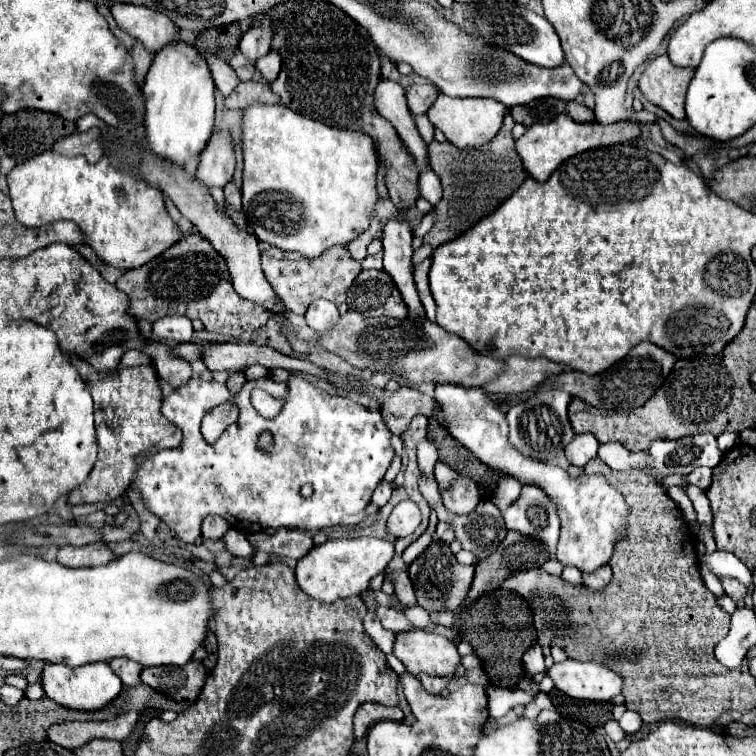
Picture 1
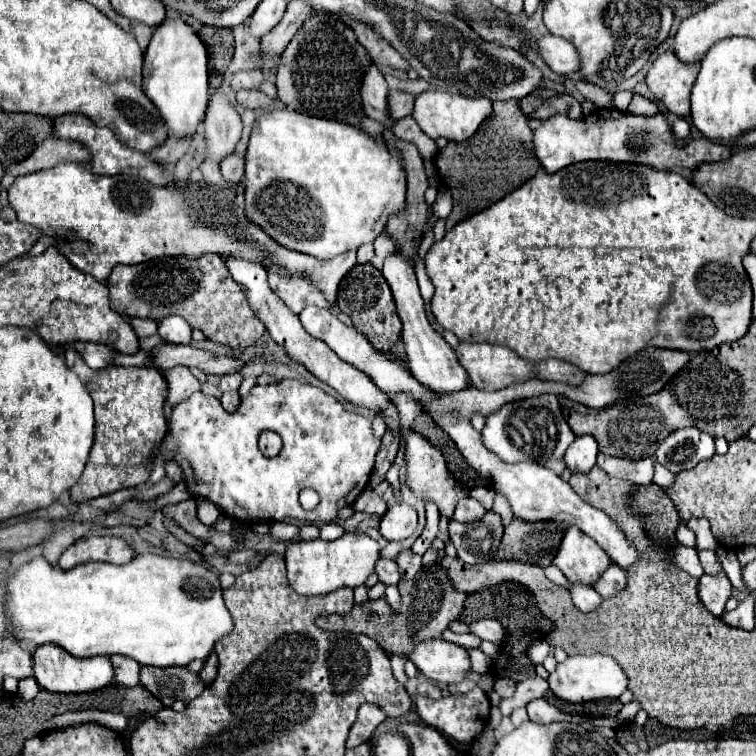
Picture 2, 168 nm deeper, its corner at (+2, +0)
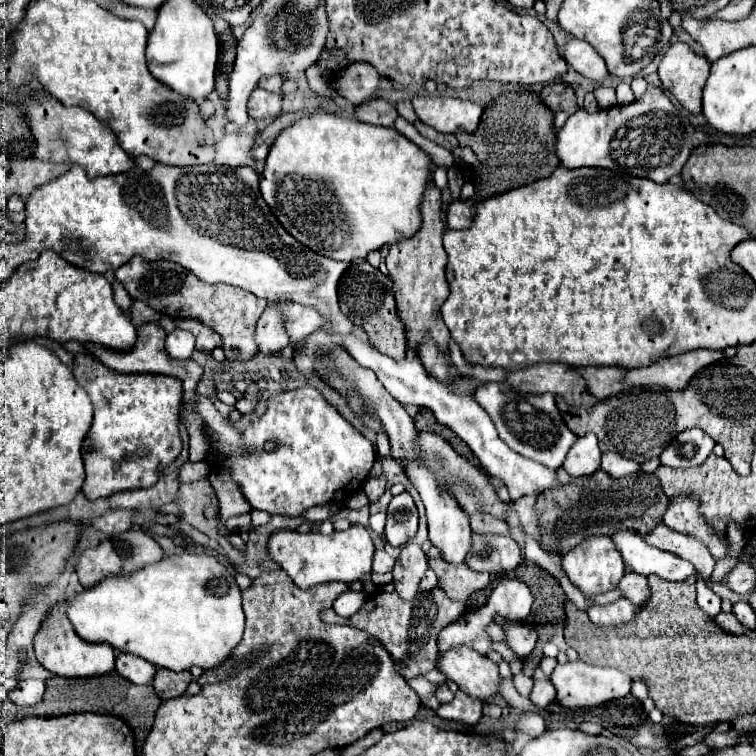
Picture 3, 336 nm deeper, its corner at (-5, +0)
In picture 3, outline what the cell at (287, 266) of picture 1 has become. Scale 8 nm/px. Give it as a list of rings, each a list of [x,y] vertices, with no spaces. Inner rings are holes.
[[[278,302],[268,304],[264,314],[260,316],[256,328],[256,344],[264,354],[276,354],[290,344],[288,334],[284,332],[284,320],[278,312]]]

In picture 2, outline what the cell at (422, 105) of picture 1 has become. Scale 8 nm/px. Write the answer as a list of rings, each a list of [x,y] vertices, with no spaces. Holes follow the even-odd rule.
[[[391,92],[389,94],[389,114],[393,114],[395,120],[401,120],[413,112],[415,96],[409,92]]]

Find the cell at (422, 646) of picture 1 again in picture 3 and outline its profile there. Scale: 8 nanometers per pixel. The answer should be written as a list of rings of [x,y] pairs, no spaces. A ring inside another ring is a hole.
[[[460,646],[448,650],[438,658],[438,670],[476,700],[484,702],[500,696],[502,678],[498,674],[498,666],[486,656],[472,652],[472,648]]]

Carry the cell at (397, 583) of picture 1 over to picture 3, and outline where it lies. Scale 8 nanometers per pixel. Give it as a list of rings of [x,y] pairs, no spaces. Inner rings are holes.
[[[376,550],[372,570],[374,572],[390,572],[392,568],[394,568],[394,558],[390,558],[384,550]]]

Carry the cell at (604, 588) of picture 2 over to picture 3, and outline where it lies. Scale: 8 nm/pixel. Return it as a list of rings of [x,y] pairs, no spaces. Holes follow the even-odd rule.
[[[626,574],[622,580],[620,580],[620,584],[618,584],[618,588],[624,592],[624,596],[628,598],[628,600],[632,600],[636,606],[642,606],[646,600],[648,600],[648,596],[650,596],[650,590],[648,590],[648,580],[646,580],[646,576],[642,576],[642,574]]]

